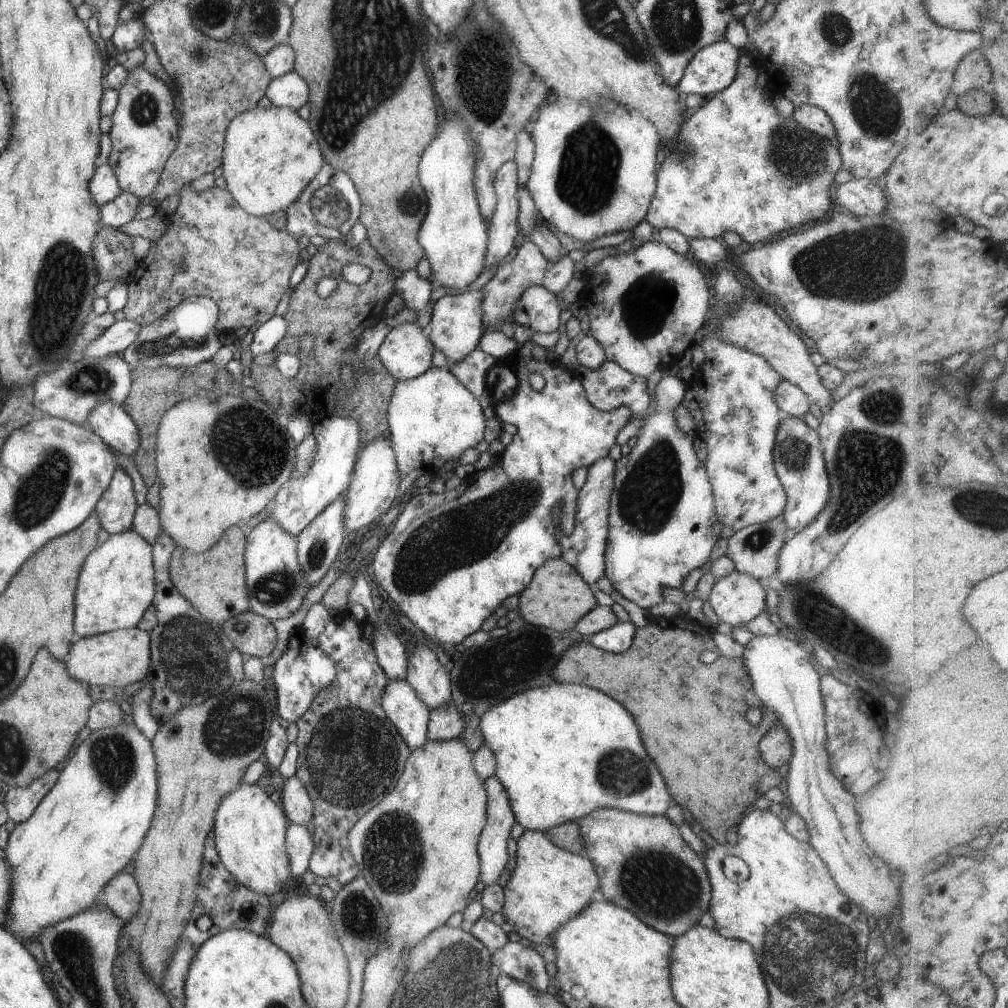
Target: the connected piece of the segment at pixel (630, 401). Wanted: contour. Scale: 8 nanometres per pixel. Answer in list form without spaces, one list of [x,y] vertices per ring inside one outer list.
[[[607,359],[602,362],[599,368],[593,370],[587,367],[579,367],[576,374],[585,391],[586,399],[597,410],[608,411],[618,406],[627,406],[627,408],[630,408],[630,418],[640,414],[646,414],[650,396],[645,387],[646,379],[643,377],[635,376]]]

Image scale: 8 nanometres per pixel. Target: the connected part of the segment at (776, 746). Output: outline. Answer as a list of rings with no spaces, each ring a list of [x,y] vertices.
[[[779,724],[771,727],[759,742],[759,754],[763,762],[773,768],[785,764],[792,755],[791,739],[787,731]]]

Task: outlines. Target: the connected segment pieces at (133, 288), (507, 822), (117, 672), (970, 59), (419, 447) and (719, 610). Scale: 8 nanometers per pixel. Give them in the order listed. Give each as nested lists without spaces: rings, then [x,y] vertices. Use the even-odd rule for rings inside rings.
[[[189,184],[183,185],[178,190],[178,203],[173,211],[166,219],[166,227],[163,234],[159,238],[149,243],[149,250],[147,256],[141,259],[141,262],[137,262],[137,268],[133,269],[126,277],[127,285],[127,302],[122,308],[124,318],[136,323],[139,323],[142,327],[147,323],[157,320],[159,317],[169,312],[174,306],[177,306],[181,301],[192,299],[196,297],[205,297],[211,299],[218,306],[218,320],[216,326],[216,332],[233,332],[235,329],[246,326],[249,328],[253,326],[255,322],[263,324],[266,320],[269,320],[274,315],[275,306],[281,298],[282,294],[289,287],[288,280],[293,270],[293,267],[298,263],[299,257],[297,256],[299,248],[297,247],[296,238],[293,238],[286,229],[286,214],[283,211],[277,211],[267,216],[256,217],[245,212],[229,194],[227,189],[219,189],[215,185],[212,187],[199,191],[193,191]]]
[[[495,775],[488,776],[483,779],[483,786],[486,790],[486,821],[483,830],[477,841],[477,852],[479,857],[479,876],[478,881],[483,884],[490,885],[495,883],[502,874],[505,863],[507,862],[507,838],[509,838],[509,830],[515,824],[515,817],[504,789]]]
[[[133,627],[117,629],[72,641],[64,660],[68,675],[87,686],[117,686],[120,689],[140,681],[150,665],[150,633]]]
[[[979,50],[966,54],[955,73],[953,96],[973,89],[988,90],[992,94],[993,71],[986,56]]]
[[[431,366],[413,378],[395,380],[386,411],[389,439],[400,478],[399,503],[417,477],[435,474],[447,460],[457,460],[466,448],[474,447],[484,435],[485,419],[477,397],[449,370],[440,367]]]
[[[734,569],[730,574],[716,578],[705,602],[706,611],[716,620],[733,626],[744,626],[765,608],[765,593],[762,580]]]

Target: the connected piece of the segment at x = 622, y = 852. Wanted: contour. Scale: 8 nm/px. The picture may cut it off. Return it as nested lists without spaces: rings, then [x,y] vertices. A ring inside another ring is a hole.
[[[605,807],[591,811],[589,814],[586,814],[585,817],[581,817],[577,822],[579,825],[580,837],[582,838],[582,856],[587,857],[594,866],[594,871],[599,877],[598,890],[604,896],[605,900],[630,910],[639,920],[647,924],[647,926],[658,930],[663,935],[669,935],[671,938],[676,938],[686,930],[689,930],[693,925],[697,925],[699,917],[708,911],[711,887],[701,857],[683,841],[683,838],[679,835],[678,826],[671,824],[671,821],[667,817],[663,815],[628,813],[619,809]]]

